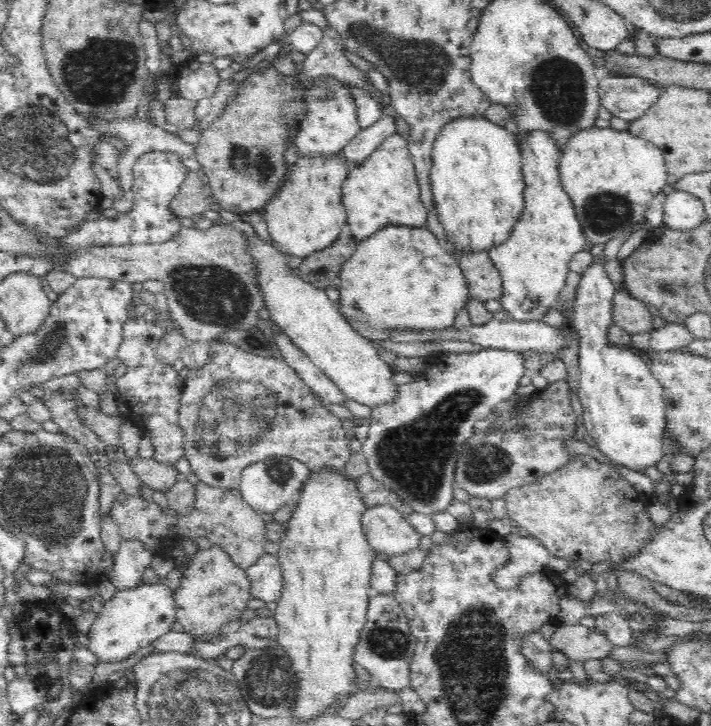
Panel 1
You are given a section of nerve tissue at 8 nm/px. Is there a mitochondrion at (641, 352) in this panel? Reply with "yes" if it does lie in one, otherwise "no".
no

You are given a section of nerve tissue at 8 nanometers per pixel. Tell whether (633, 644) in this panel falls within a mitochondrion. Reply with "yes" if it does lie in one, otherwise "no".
no

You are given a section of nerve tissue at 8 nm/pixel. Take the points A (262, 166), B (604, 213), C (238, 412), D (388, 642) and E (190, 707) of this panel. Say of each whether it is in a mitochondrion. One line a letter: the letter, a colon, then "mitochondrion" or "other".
A: mitochondrion
B: mitochondrion
C: mitochondrion
D: mitochondrion
E: mitochondrion

